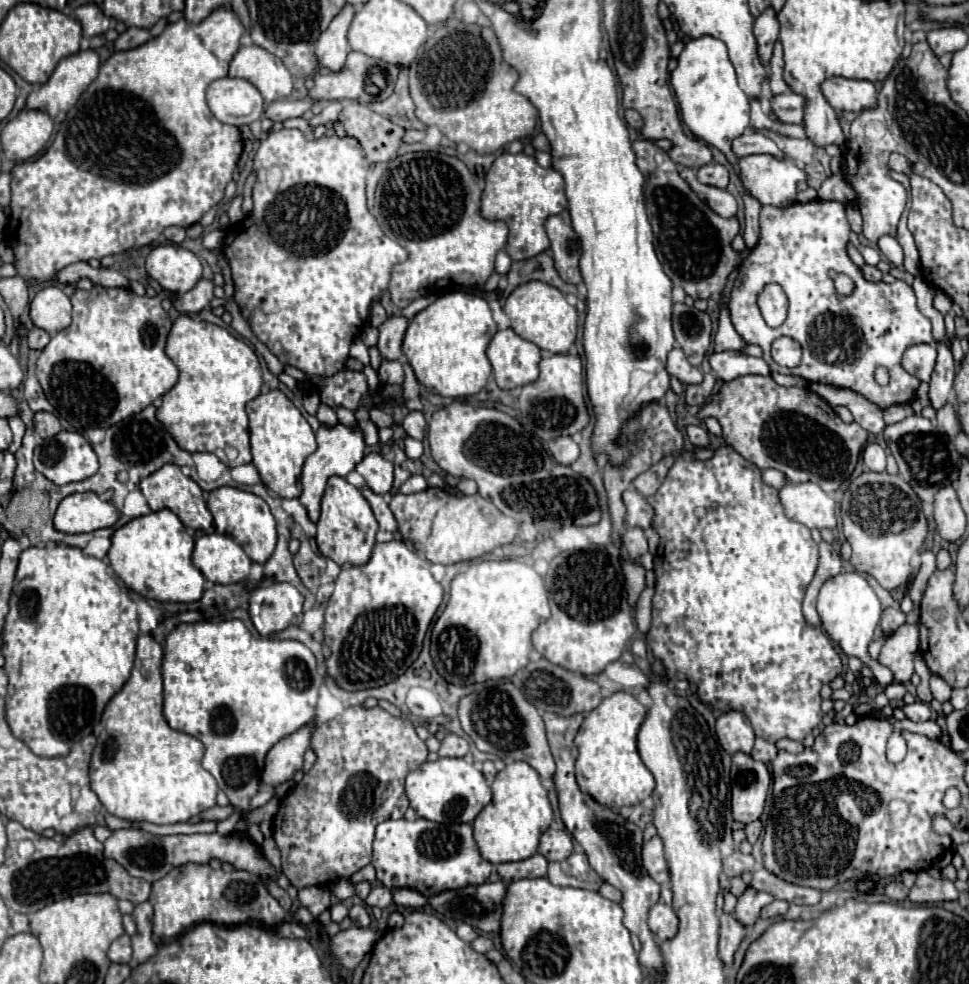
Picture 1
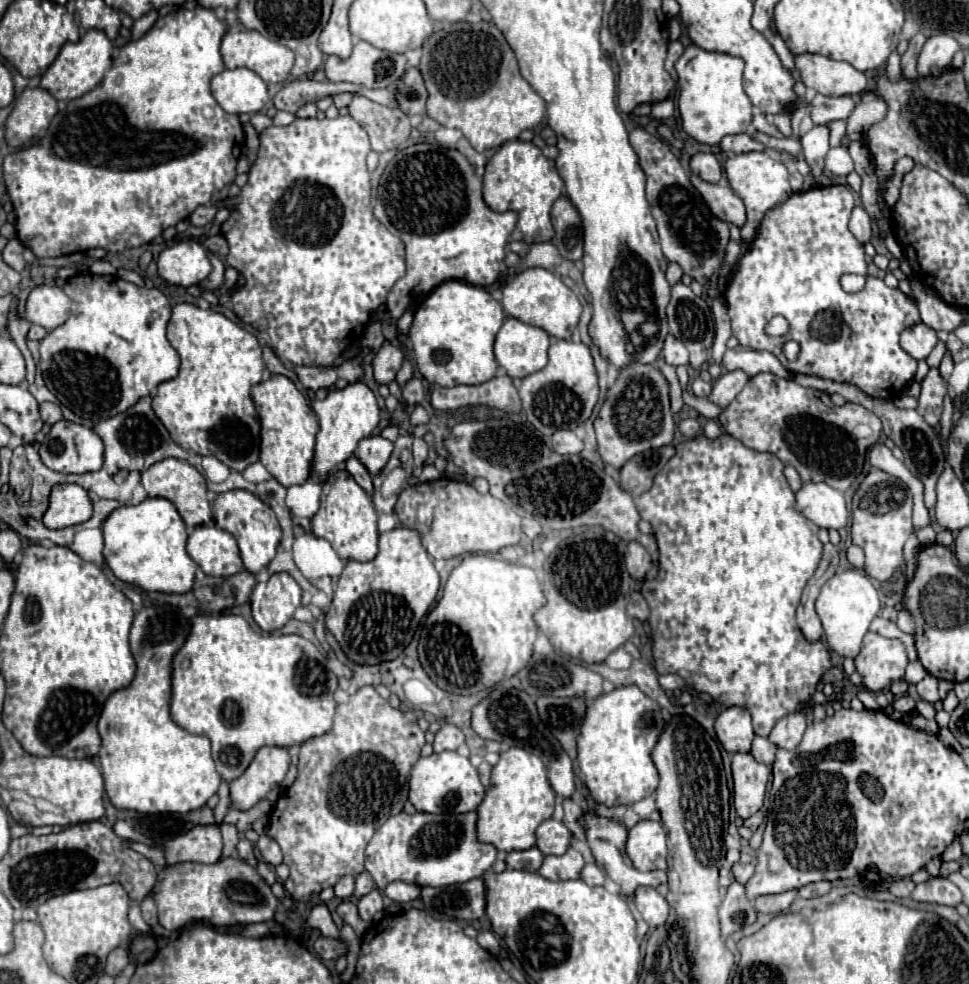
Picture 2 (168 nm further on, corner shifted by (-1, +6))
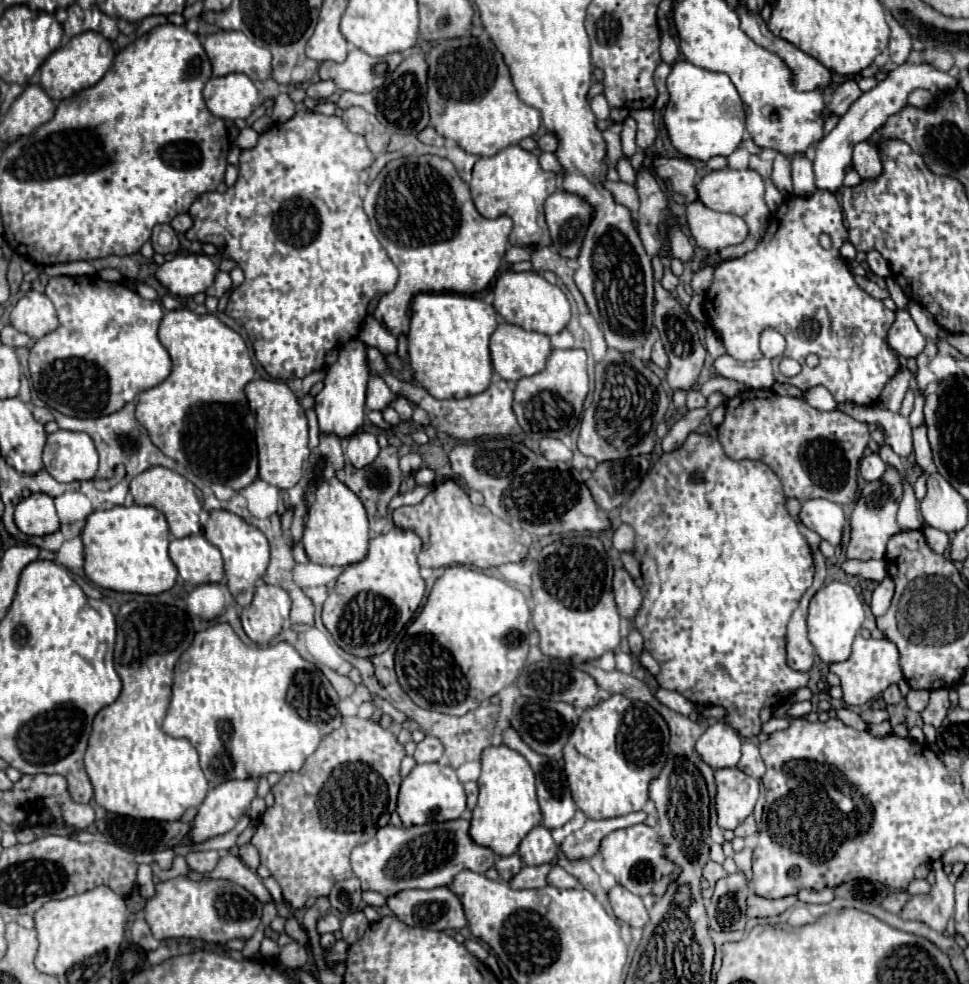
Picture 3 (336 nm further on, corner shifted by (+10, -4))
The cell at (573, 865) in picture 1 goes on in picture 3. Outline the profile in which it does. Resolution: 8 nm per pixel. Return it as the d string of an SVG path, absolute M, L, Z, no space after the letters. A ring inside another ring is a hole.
M540 864L540 866L524 866L524 870L520 870L520 874L516 874L516 878L512 878L508 884L516 890L524 890L524 888L542 888L546 886L546 874L552 866L550 864Z

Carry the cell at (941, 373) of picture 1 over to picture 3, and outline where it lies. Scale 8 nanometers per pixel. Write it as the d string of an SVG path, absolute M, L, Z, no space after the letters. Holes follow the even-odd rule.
M920 426L914 430L914 454L916 454L916 464L922 468L922 472L932 472L932 452L930 444L926 438L926 426Z

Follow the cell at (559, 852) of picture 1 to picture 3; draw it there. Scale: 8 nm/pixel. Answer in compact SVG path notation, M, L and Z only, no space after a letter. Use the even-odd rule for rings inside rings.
M536 826L534 830L530 830L518 848L518 856L526 866L554 862L556 854L558 854L558 844L552 840L550 830L544 826Z

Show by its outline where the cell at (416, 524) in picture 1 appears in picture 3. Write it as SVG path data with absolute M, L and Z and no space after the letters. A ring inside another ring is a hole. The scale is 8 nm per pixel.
M454 480L440 482L420 504L400 506L398 510L394 510L392 516L398 528L412 530L424 536L424 548L418 556L418 564L426 568L452 566L452 564L490 568L508 562L520 562L528 556L528 548L516 542L512 526L496 518L486 506L474 506L468 494ZM426 526L430 528L428 548L426 548Z

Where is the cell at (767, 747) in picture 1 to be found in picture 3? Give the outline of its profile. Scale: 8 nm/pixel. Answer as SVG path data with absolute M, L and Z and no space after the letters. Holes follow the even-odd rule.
M744 742L742 744L742 758L738 762L738 768L744 770L748 776L760 780L764 776L764 762L760 758L760 752L758 752L758 746L754 742Z

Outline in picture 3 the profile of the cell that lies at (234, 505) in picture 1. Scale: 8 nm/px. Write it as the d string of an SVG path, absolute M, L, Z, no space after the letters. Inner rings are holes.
M228 510L210 512L210 520L204 530L204 536L222 552L224 572L226 572L226 580L228 580L226 586L228 586L230 594L242 608L248 608L252 602L252 596L254 596L254 584L258 578L264 576L264 572L268 568L270 546L268 546L266 536L258 528L250 526L248 522L244 522L242 518L238 518L236 514L228 512Z

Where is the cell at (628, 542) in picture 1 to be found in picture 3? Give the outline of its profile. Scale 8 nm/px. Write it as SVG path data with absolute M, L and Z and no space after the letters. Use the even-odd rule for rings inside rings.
M624 568L616 570L616 574L614 574L614 596L616 596L618 614L626 620L634 620L634 616L638 614L640 604L642 604L642 594L634 586L634 580L630 578L630 574Z

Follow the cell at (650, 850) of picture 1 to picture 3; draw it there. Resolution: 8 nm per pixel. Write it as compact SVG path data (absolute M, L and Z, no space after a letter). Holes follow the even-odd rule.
M636 824L624 830L610 832L600 842L600 854L604 860L604 868L616 878L616 882L638 896L652 894L654 882L658 882L666 874L672 874L678 868L672 860L668 860L658 832L646 824Z

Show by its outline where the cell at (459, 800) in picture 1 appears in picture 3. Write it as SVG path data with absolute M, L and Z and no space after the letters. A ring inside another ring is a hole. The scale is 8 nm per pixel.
M418 764L402 780L396 812L400 814L404 826L456 820L456 818L460 818L460 814L464 810L466 810L466 794L464 794L462 784L456 778L456 770L450 768L450 766L442 766L442 764Z

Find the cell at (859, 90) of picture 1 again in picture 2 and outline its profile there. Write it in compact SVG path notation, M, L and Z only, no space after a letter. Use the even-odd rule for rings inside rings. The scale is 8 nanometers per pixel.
M819 54L795 56L795 66L807 88L825 96L855 96L867 92L867 78L847 62Z

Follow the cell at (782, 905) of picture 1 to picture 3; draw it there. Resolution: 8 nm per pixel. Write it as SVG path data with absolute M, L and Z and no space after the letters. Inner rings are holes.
M750 894L748 896L748 918L764 918L764 916L778 916L784 910L788 910L790 906L794 906L798 902L796 896L788 896L788 898L760 898L758 894Z

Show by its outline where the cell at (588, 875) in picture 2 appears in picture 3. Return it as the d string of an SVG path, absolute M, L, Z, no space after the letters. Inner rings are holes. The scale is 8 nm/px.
M558 864L552 866L552 870L548 872L548 884L556 886L556 888L574 888L578 886L578 880L572 878L566 870L562 870Z

